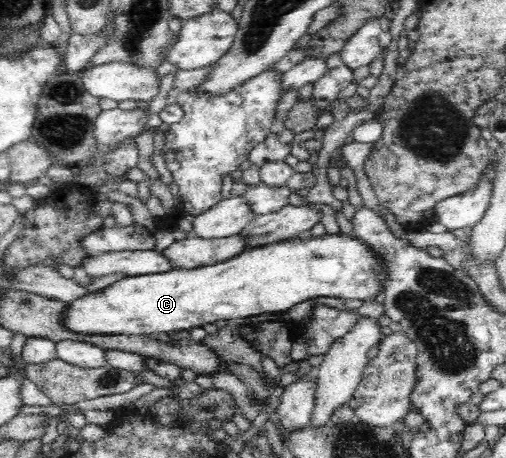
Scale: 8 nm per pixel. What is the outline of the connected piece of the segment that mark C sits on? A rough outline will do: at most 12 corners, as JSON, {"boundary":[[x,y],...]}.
{"boundary":[[349,234],[126,276],[69,304],[83,332],[173,332],[386,292]]}

